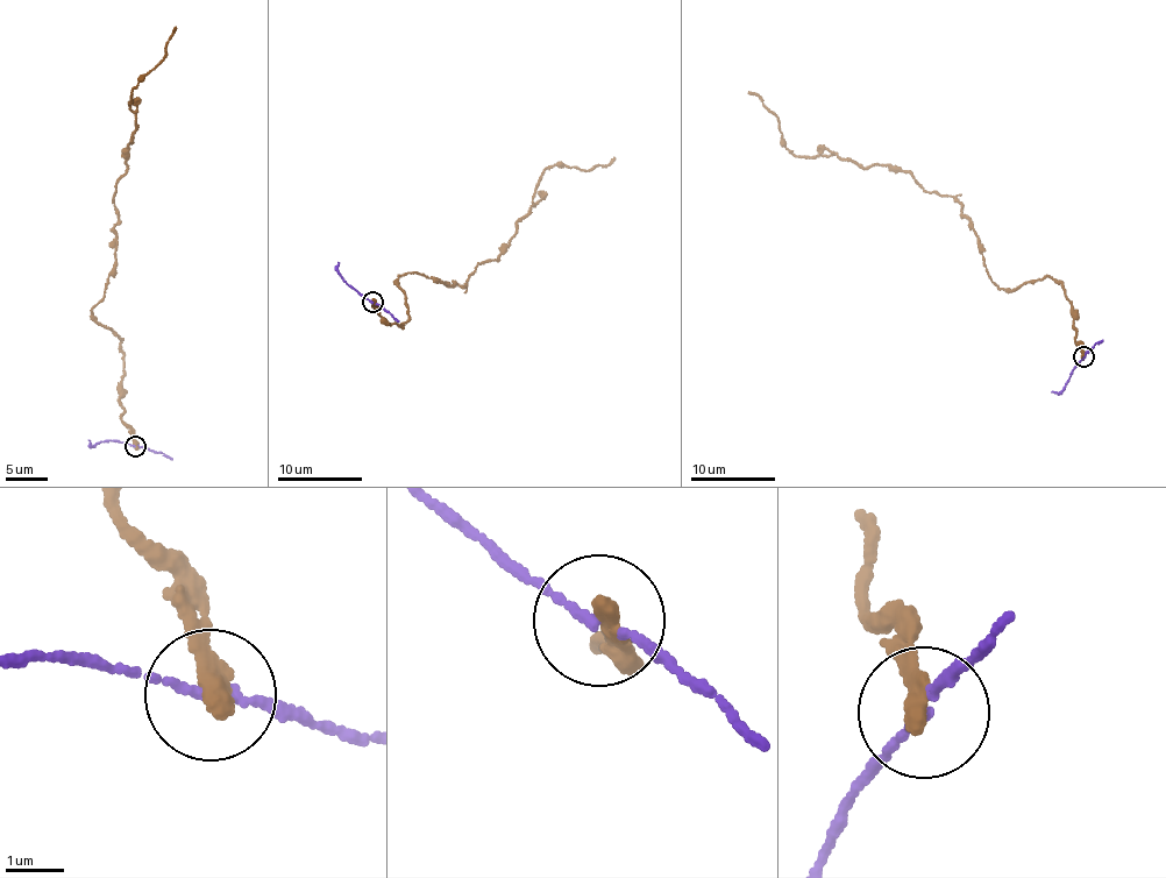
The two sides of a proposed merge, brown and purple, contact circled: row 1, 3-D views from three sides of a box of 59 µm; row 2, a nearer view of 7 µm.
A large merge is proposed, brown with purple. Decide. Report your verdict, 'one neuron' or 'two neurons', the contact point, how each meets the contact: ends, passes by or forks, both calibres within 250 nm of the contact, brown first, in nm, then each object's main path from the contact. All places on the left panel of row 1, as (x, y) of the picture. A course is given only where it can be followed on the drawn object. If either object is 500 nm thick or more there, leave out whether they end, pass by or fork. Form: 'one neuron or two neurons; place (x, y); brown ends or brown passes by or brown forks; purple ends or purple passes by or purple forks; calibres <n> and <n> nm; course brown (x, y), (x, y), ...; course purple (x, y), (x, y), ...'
two neurons; place (135, 446); brown ends; purple passes by; calibres 360 and 100 nm; course brown (135, 446), (122, 419), (121, 340), (92, 311), (114, 267), (112, 200), (136, 120), (128, 104), (176, 27); course purple (135, 446), (107, 439), (92, 445), (89, 439)

